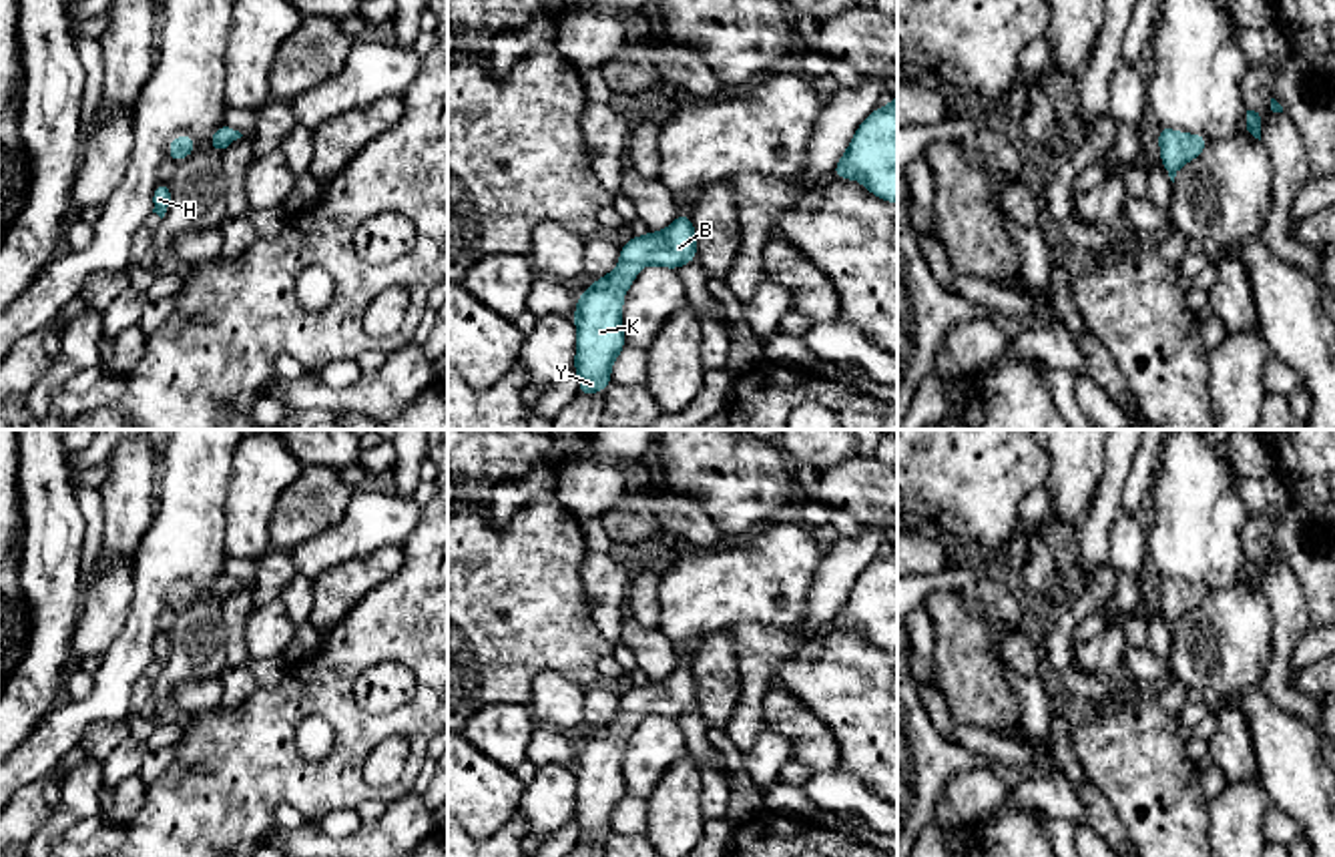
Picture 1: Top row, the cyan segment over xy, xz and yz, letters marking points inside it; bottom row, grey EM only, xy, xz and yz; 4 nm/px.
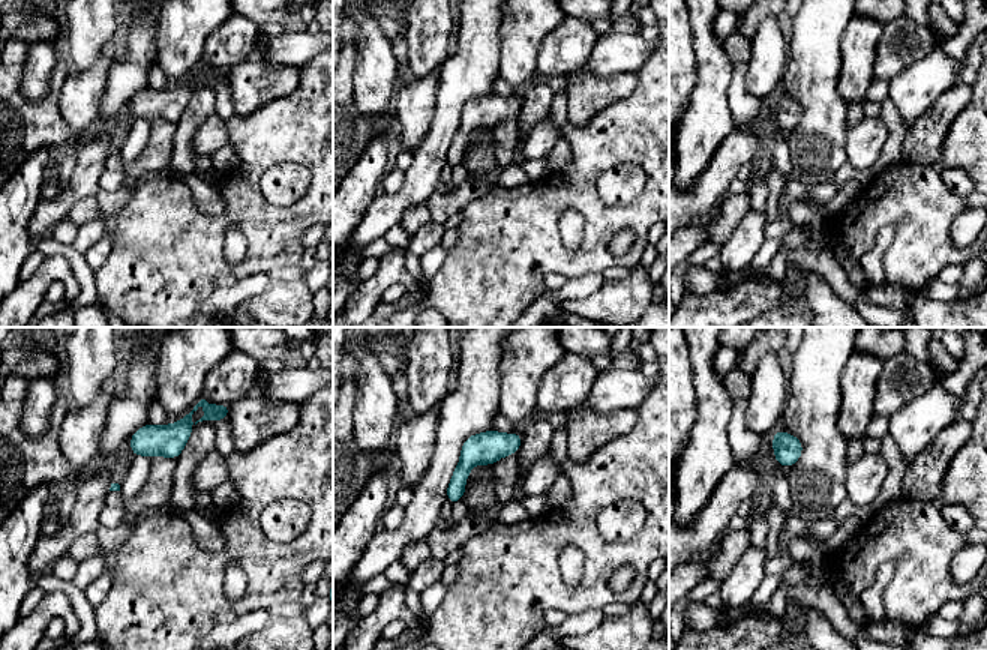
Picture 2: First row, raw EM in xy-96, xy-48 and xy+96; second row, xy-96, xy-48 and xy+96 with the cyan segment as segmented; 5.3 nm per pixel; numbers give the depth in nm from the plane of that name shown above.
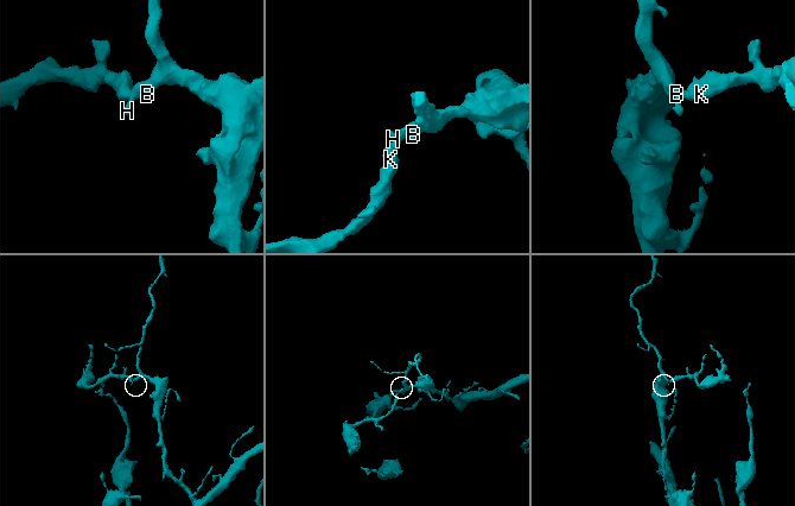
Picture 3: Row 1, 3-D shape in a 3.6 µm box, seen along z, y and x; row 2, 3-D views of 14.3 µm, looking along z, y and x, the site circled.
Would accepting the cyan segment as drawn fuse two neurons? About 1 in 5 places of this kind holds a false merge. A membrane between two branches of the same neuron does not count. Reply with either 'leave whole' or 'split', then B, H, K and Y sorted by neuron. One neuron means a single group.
leave whole | B H K Y

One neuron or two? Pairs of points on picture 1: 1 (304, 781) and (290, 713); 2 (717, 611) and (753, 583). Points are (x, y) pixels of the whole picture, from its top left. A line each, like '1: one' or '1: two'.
1: one
2: one

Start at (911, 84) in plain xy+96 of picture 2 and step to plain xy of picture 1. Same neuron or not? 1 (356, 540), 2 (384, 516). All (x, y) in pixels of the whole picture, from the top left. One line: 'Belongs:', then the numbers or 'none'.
Belongs: 1, 2

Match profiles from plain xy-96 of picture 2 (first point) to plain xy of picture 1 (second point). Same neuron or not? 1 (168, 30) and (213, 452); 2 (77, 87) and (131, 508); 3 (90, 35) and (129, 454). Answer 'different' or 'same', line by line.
1: different
2: different
3: same

